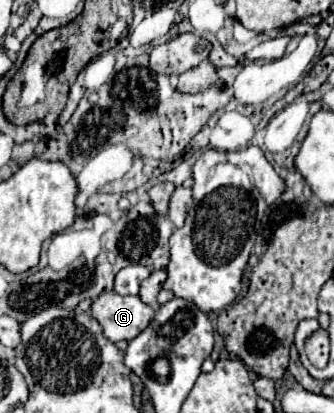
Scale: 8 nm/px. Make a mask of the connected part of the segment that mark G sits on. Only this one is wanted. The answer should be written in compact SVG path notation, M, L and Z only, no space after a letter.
M103 291L91 305L91 317L101 323L105 339L113 343L135 339L153 315L153 309L145 305L139 295L119 295L115 291Z

